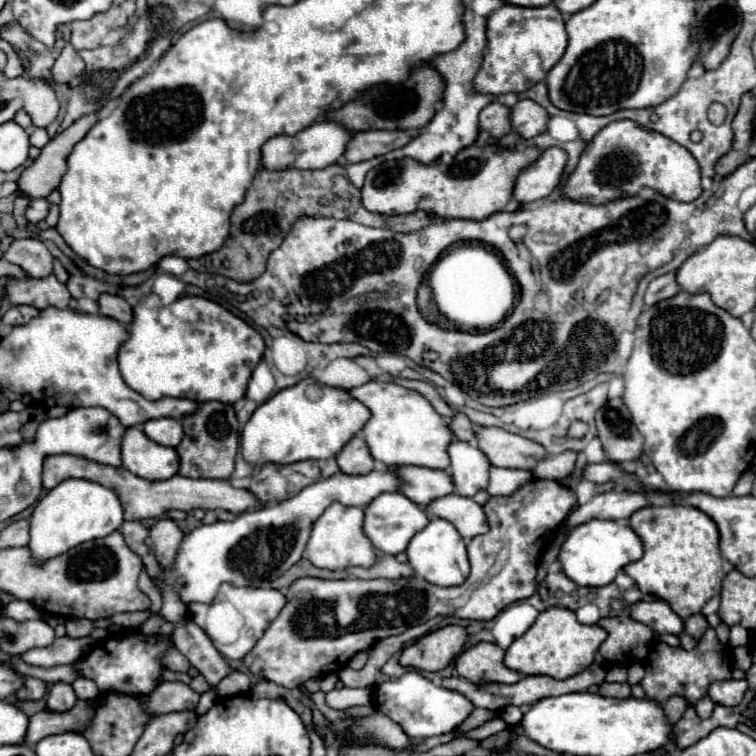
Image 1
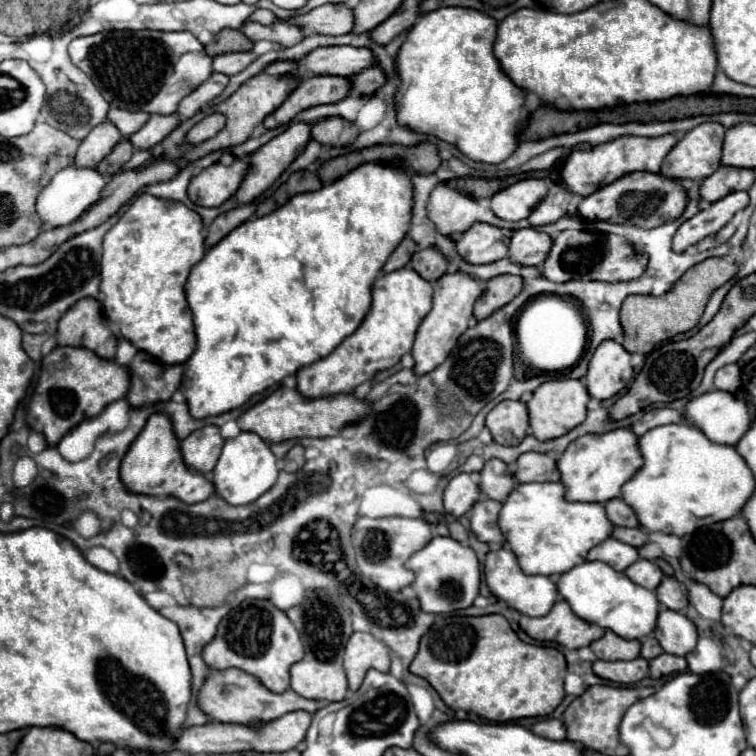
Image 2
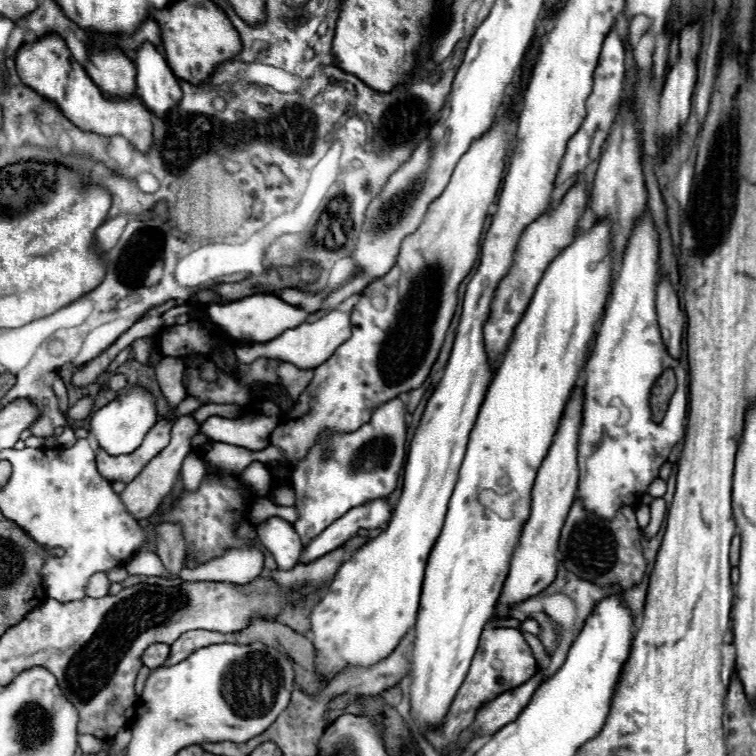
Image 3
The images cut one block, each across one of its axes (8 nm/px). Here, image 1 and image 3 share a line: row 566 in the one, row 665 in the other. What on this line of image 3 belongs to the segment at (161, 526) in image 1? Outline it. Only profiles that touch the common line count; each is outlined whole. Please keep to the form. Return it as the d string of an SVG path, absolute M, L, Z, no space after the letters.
M190 630L182 634L172 646L170 646L170 656L164 662L164 666L172 666L188 658L194 650L210 646L210 644L222 644L222 642L232 642L232 634L222 634L214 630Z

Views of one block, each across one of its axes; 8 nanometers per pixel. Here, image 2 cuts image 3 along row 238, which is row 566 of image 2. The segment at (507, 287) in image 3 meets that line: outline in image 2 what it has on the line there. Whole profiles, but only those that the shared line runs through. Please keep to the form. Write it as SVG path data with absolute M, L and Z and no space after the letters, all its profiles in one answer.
M526 482L516 484L502 502L498 528L506 538L506 546L516 554L526 574L564 574L572 566L584 562L584 554L612 534L612 522L604 518L602 504L566 502L560 482Z

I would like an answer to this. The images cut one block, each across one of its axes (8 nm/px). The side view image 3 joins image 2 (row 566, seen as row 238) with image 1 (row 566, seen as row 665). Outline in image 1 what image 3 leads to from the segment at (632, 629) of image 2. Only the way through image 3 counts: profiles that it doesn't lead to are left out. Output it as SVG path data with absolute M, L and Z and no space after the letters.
M432 518L430 524L410 540L406 554L408 554L408 564L412 566L416 576L436 586L460 586L470 574L464 538L448 520L442 518Z

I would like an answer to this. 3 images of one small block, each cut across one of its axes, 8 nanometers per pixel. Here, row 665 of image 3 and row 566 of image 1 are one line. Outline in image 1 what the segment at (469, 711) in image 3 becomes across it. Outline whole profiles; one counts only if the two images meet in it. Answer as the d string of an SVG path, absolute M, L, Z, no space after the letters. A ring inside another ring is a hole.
M532 480L510 496L490 498L484 506L490 532L470 538L466 548L472 570L462 586L442 588L418 576L400 578L396 582L298 578L288 588L286 606L278 618L244 656L244 666L262 680L276 682L284 688L298 688L310 678L322 678L342 670L356 652L372 648L376 644L374 640L398 636L434 616L444 614L468 620L492 620L506 606L530 598L536 592L536 566L540 554L574 502L576 494L556 480ZM306 618L314 618L310 634L304 626Z

